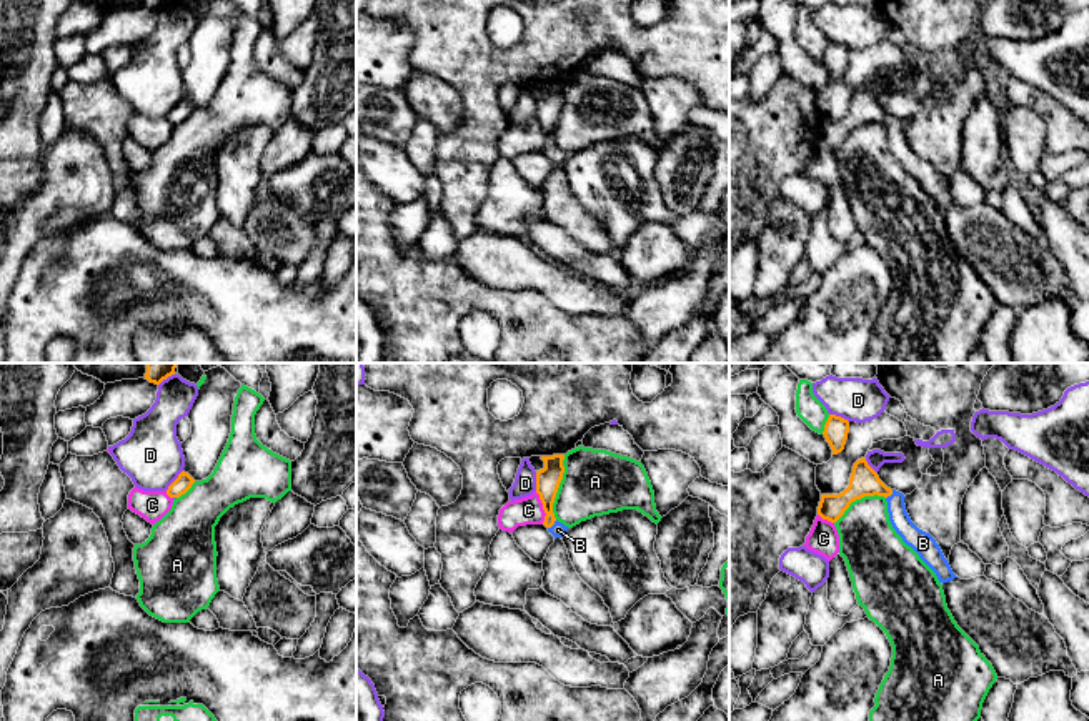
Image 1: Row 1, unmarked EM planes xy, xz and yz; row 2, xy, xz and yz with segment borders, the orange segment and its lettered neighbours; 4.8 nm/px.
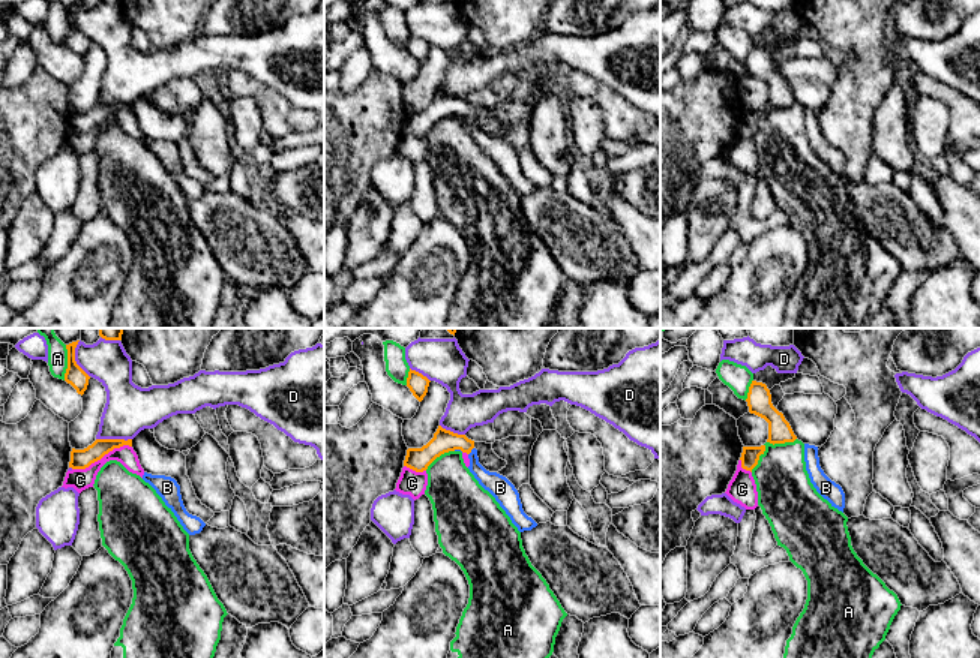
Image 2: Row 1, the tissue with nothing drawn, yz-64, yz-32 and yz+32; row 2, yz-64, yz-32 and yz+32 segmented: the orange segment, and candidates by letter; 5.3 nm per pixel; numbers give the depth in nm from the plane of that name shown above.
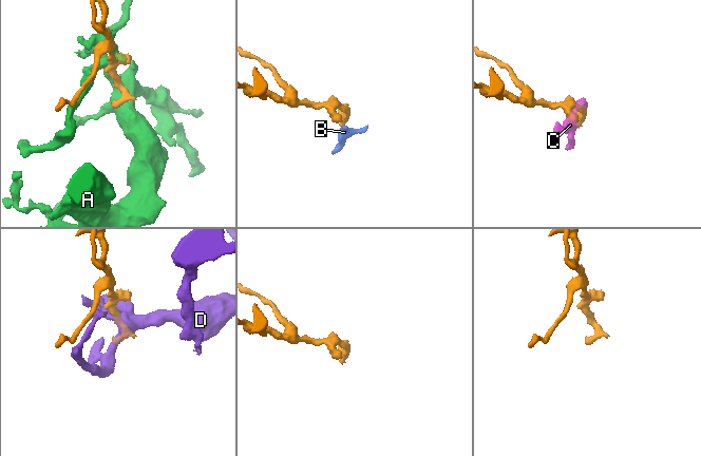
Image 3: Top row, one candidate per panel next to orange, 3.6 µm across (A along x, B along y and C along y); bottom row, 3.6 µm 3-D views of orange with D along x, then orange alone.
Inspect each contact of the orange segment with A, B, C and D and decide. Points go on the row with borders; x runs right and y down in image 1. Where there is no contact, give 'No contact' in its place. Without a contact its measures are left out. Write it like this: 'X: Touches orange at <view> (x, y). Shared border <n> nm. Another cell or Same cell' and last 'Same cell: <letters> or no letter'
A: Touches orange at xz (558, 487). Shared border 320 nm. Another cell
B: Touches orange at xz (551, 525). Shared border 60 nm. Same cell
C: Touches orange at xz (543, 508). Shared border 170 nm. Another cell
D: Touches orange at xy (175, 480). Shared border 130 nm. Another cell
Same cell: B

